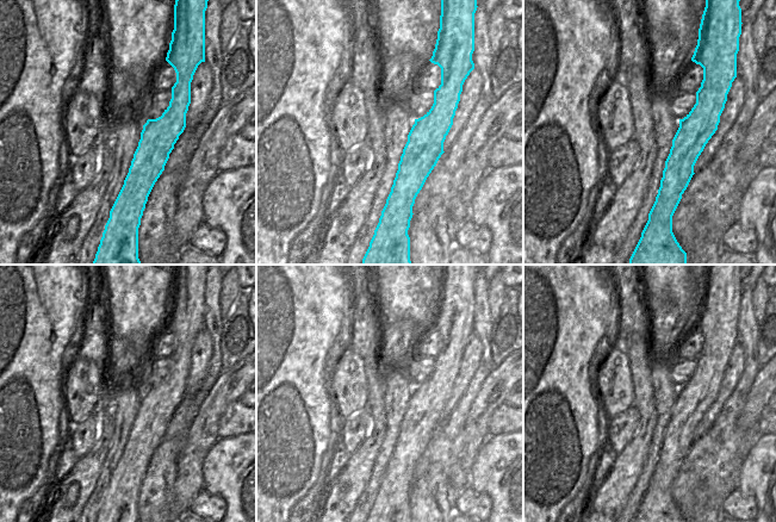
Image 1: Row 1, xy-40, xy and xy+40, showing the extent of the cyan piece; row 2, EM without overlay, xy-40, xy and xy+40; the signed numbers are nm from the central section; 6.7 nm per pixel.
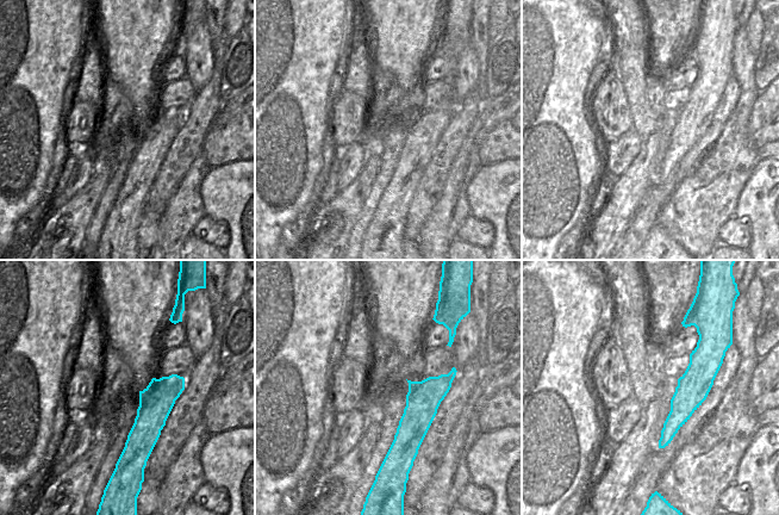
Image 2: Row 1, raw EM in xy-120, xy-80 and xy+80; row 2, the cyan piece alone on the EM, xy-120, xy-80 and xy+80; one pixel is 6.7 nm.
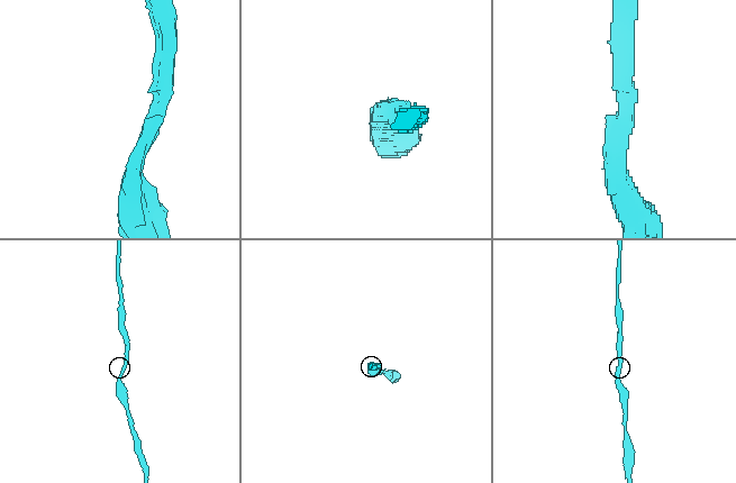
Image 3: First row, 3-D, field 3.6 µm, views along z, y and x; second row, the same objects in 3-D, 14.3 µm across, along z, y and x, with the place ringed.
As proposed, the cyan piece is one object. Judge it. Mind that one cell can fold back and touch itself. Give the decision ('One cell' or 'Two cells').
One cell

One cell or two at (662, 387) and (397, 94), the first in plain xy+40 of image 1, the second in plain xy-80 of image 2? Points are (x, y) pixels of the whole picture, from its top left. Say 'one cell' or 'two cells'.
two cells

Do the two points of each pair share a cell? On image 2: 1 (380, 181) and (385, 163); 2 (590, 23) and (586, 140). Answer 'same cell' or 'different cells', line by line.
1: same cell
2: same cell

